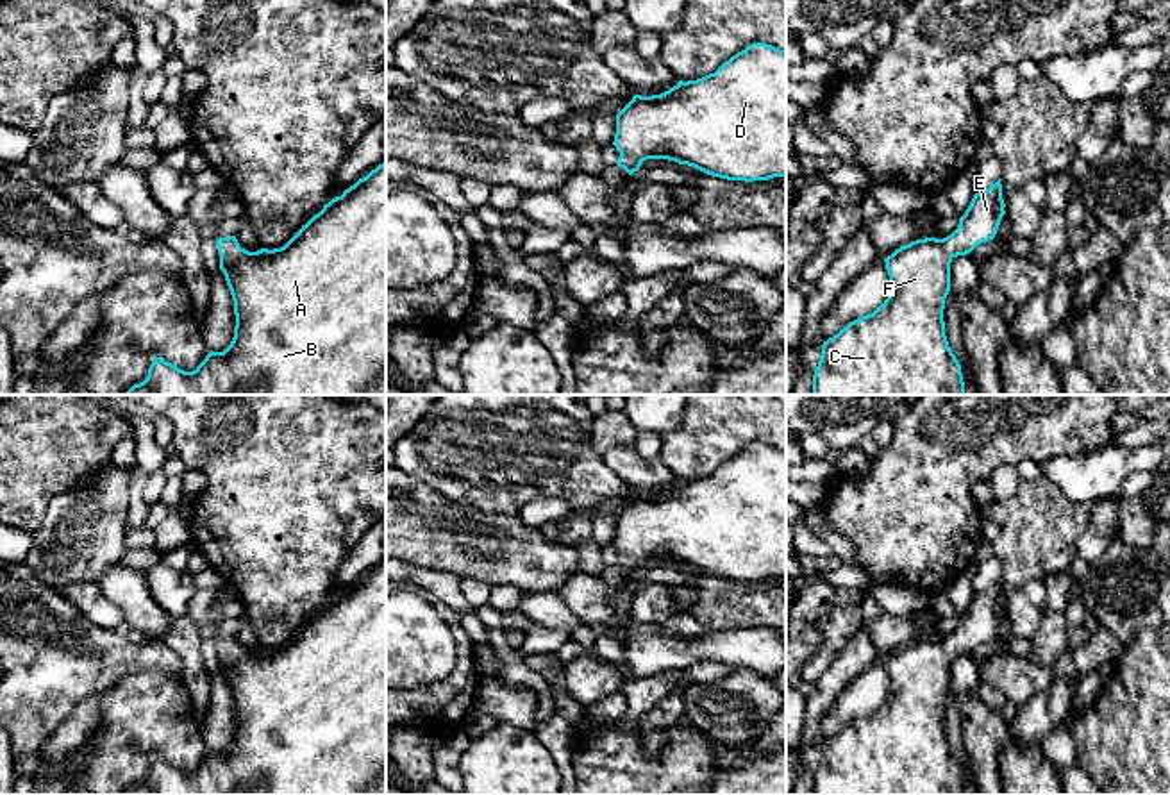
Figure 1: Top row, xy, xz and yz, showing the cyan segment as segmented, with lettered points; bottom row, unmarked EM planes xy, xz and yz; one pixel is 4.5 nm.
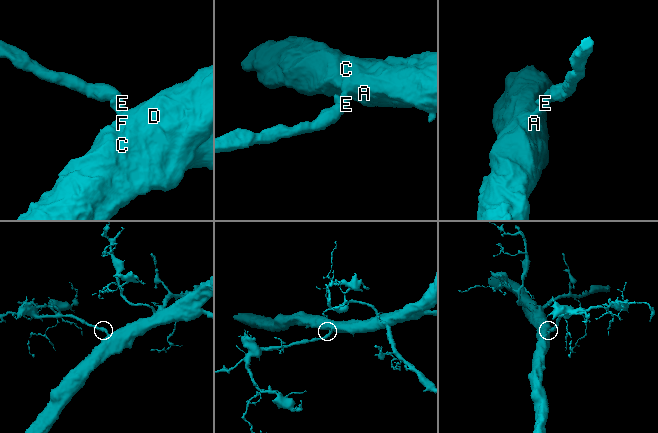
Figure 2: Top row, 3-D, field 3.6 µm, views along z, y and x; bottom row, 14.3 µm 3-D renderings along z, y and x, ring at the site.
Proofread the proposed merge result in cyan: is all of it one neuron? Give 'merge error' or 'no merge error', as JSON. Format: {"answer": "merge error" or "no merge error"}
{"answer": "no merge error"}

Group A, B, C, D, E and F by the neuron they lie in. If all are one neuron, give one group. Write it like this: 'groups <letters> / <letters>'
groups A B C D E F

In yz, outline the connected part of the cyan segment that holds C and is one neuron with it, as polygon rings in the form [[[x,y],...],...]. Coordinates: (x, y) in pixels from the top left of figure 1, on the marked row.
[[[999,179],[986,191],[974,195],[950,236],[916,239],[888,255],[888,298],[872,314],[850,322],[823,341],[813,375],[813,395],[963,395],[961,364],[949,347],[943,322],[950,263],[995,238],[1006,214],[1004,207]]]

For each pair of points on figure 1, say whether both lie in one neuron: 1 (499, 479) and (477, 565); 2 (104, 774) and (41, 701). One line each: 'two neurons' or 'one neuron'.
1: two neurons
2: two neurons

